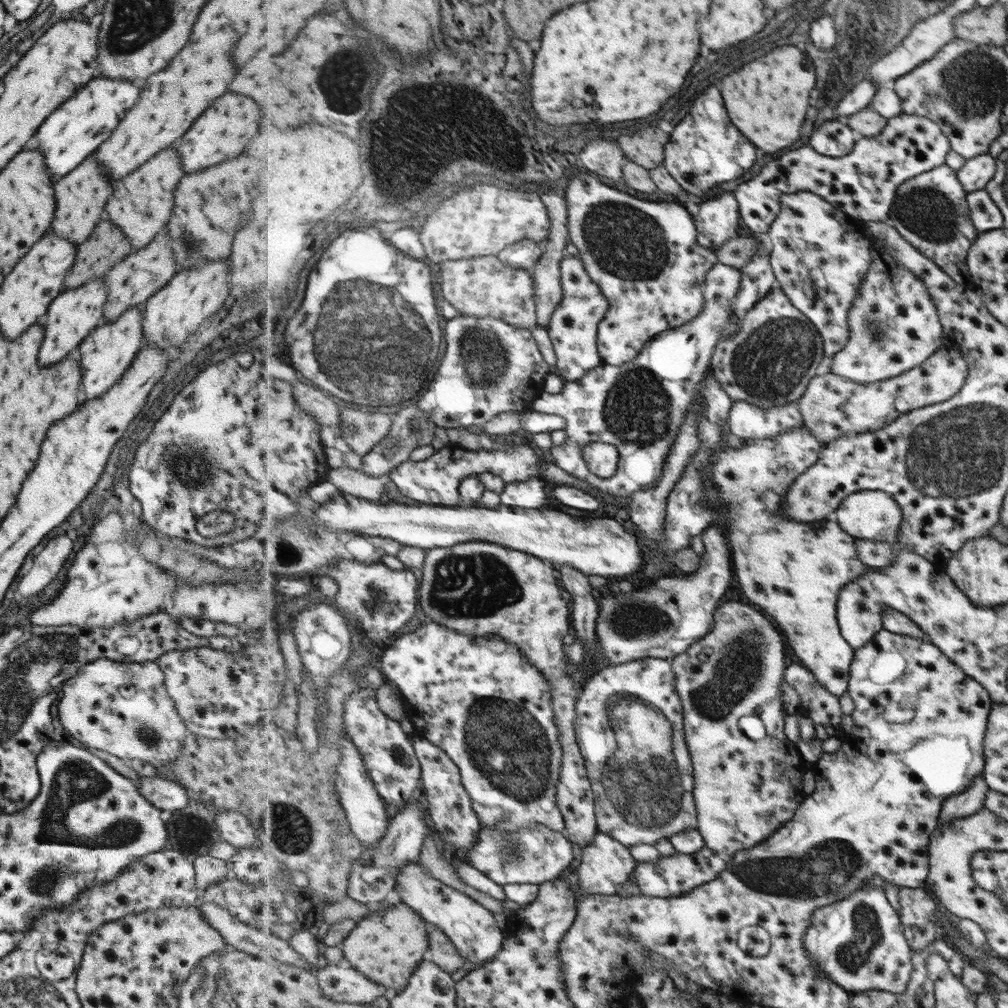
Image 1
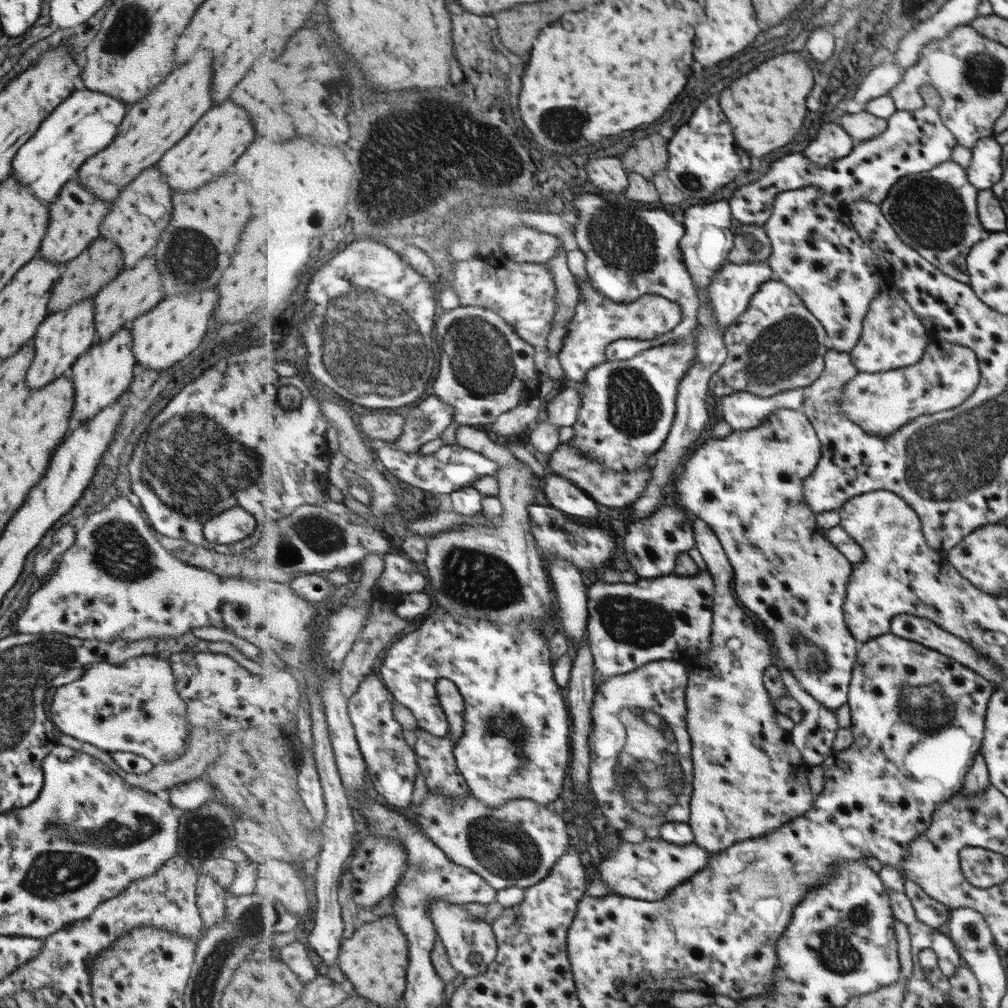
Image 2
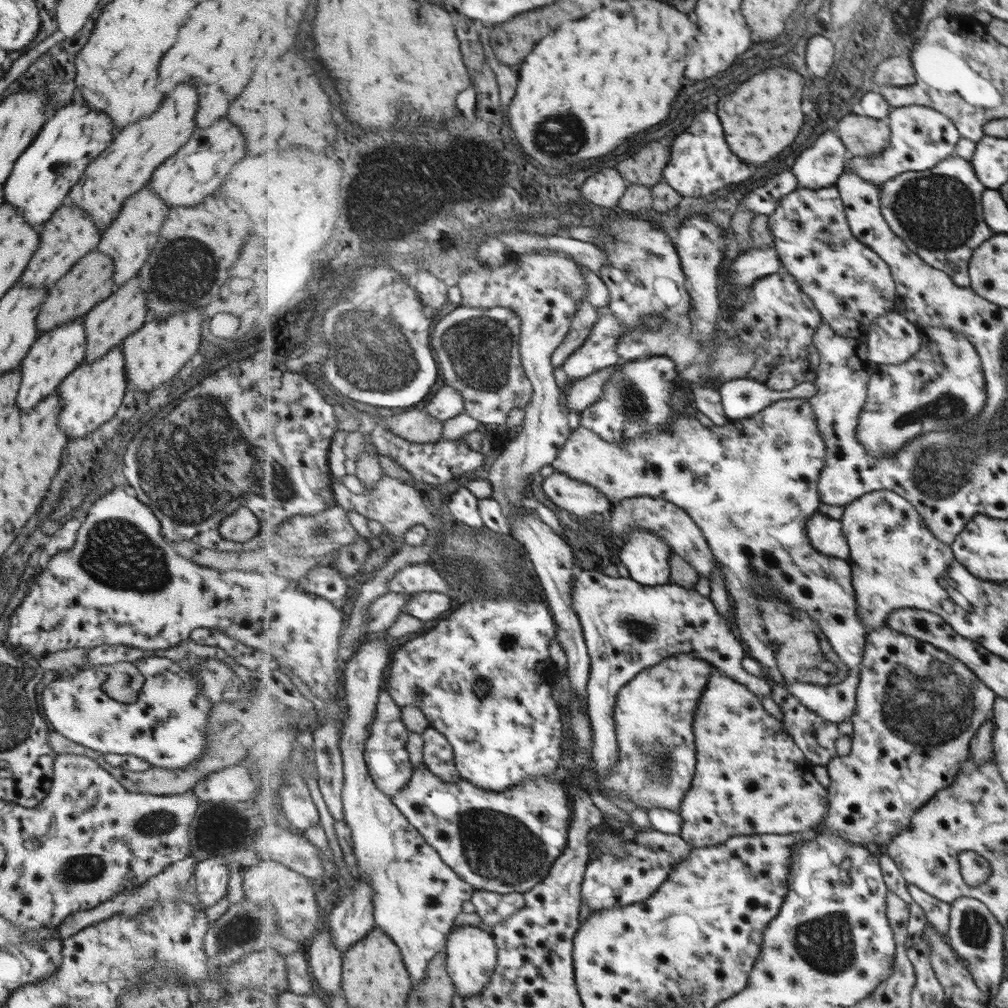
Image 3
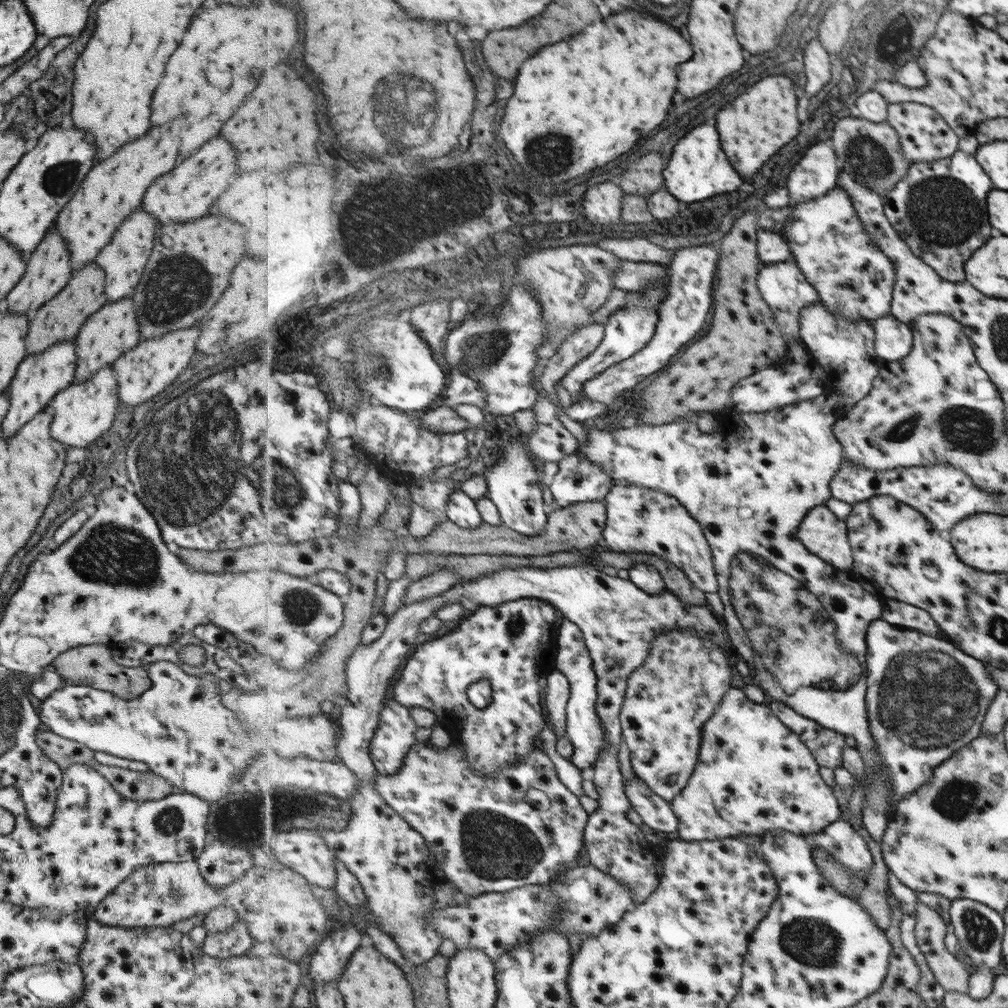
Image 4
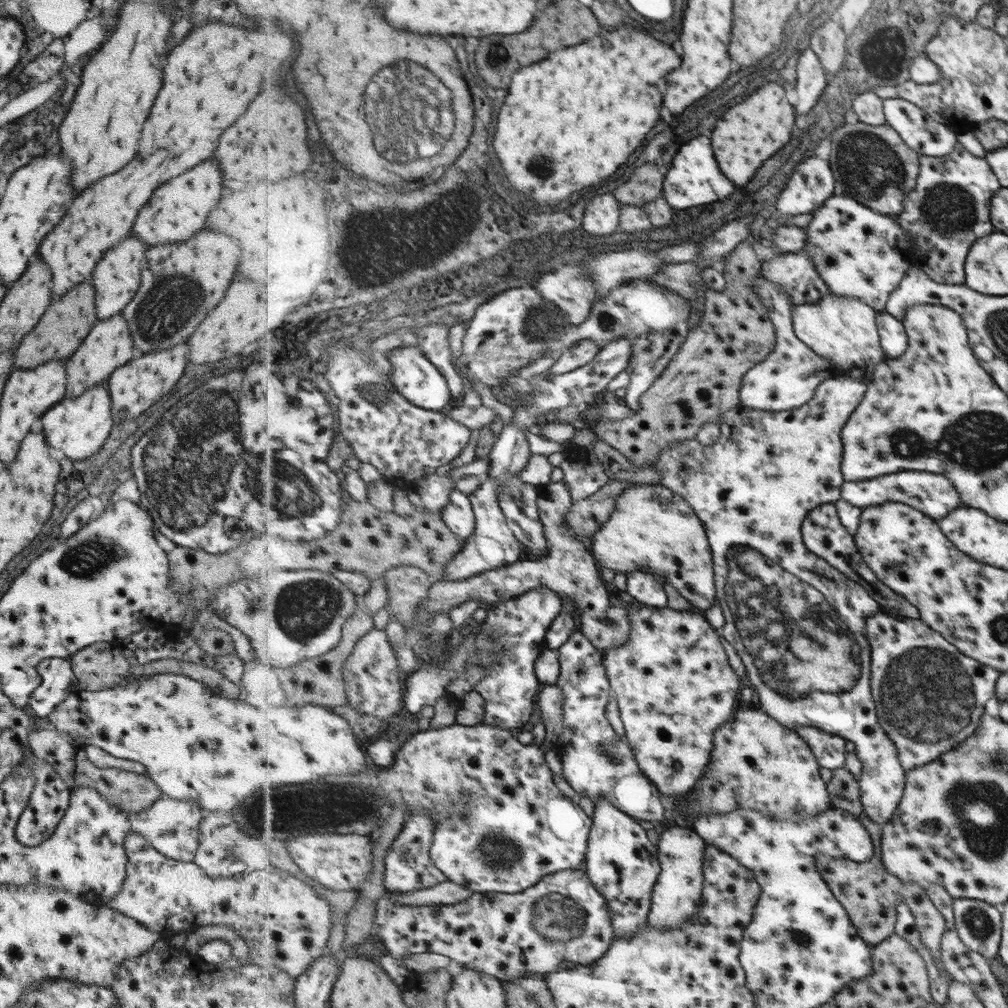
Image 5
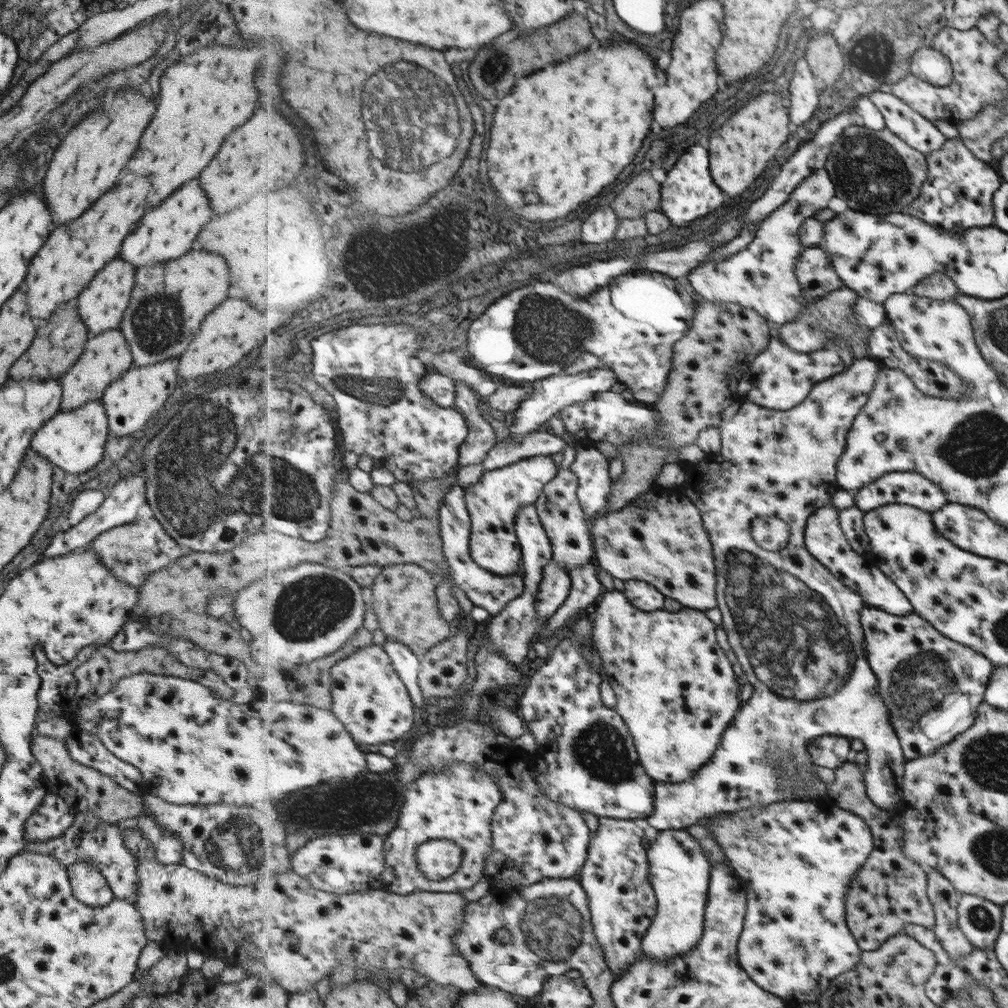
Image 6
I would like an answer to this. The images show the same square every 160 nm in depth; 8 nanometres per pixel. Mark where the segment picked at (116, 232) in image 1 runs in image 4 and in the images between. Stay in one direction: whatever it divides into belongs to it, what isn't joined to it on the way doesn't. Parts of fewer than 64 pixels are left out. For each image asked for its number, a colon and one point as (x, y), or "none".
2: (81, 277)
3: (89, 280)
4: (59, 319)

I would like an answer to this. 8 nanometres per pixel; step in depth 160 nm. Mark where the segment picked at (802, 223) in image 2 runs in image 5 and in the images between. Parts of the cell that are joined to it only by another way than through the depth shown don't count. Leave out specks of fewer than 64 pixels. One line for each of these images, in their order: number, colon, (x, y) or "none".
3: (851, 286)
4: (854, 277)
5: (860, 253)

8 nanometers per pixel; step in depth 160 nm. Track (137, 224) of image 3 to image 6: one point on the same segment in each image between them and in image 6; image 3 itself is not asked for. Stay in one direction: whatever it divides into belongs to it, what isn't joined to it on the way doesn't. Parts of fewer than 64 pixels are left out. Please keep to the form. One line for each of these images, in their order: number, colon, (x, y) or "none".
4: (122, 259)
5: (115, 276)
6: (100, 304)

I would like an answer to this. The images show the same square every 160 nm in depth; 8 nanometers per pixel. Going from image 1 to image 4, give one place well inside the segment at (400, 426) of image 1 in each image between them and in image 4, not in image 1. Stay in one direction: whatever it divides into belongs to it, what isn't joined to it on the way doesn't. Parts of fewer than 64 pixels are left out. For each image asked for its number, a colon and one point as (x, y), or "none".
2: (429, 420)
3: (448, 402)
4: (462, 390)

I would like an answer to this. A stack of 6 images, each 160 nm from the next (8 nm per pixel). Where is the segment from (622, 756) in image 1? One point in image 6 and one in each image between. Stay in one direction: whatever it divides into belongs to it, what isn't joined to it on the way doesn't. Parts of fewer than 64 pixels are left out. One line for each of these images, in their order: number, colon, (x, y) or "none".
2: (642, 772)
3: (655, 714)
4: (668, 702)
5: (675, 685)
6: (676, 689)

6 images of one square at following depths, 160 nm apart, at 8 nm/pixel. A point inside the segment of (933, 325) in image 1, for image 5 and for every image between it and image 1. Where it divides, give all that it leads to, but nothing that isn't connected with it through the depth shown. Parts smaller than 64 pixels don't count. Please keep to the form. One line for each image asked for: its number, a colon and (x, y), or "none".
2: (894, 337)
3: (893, 339)
4: (894, 341)
5: (895, 341)

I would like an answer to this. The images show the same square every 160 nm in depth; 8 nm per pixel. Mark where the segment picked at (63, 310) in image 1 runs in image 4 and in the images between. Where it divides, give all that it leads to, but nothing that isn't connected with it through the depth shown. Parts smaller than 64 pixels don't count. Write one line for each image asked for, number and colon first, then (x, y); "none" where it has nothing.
2: (62, 336)
3: (54, 353)
4: (37, 378)

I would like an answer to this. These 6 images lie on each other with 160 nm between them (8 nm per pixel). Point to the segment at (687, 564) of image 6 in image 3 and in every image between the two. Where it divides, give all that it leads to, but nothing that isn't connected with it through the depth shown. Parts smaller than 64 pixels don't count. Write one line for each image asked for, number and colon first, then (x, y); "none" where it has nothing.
3: (673, 523)
4: (646, 520)
5: (653, 529)

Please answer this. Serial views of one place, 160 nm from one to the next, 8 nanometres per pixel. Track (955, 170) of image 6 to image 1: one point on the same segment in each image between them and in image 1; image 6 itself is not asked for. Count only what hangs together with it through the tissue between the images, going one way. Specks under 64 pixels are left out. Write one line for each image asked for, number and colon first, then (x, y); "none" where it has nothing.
1: (930, 211)
2: (935, 212)
3: (938, 212)
4: (942, 204)
5: (949, 211)

